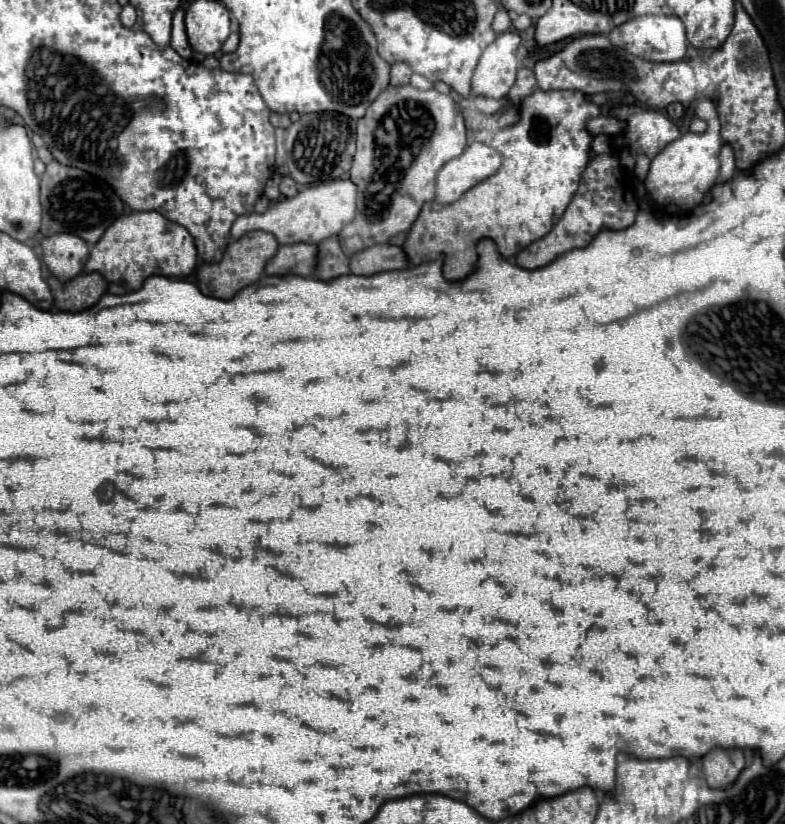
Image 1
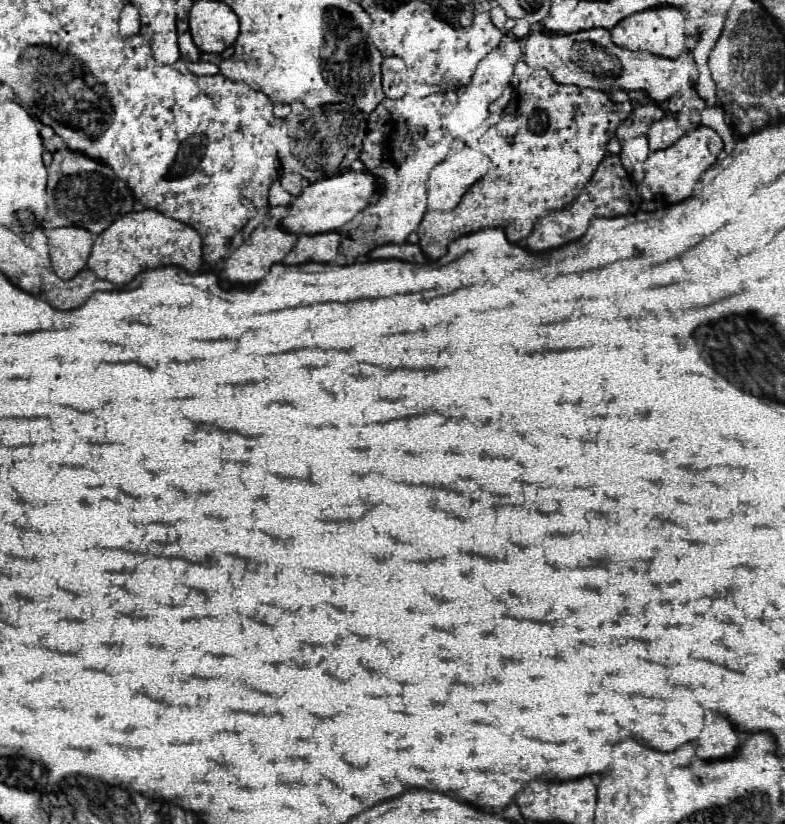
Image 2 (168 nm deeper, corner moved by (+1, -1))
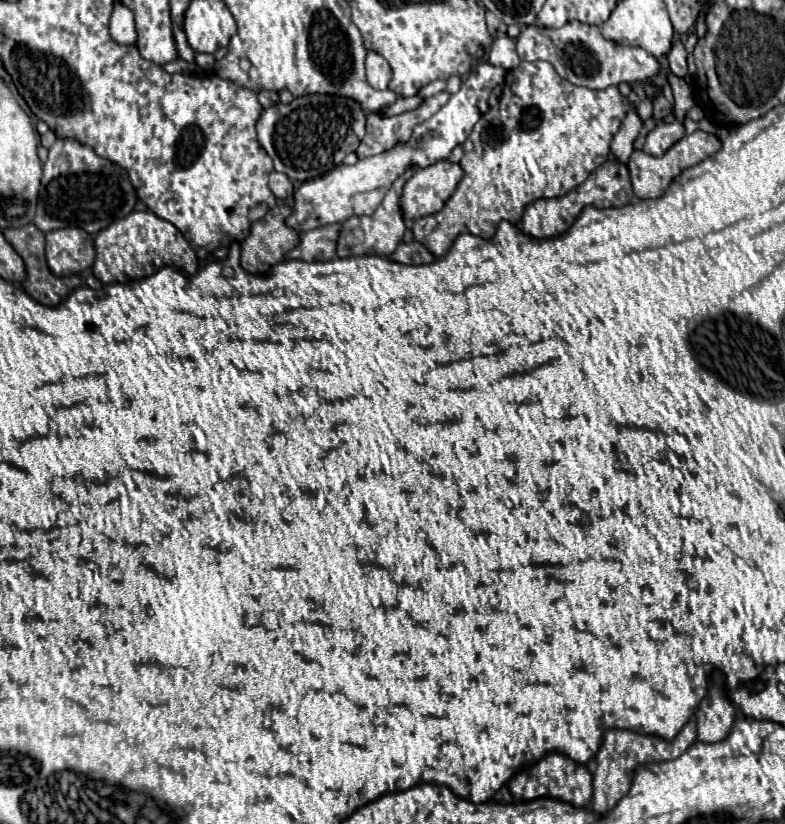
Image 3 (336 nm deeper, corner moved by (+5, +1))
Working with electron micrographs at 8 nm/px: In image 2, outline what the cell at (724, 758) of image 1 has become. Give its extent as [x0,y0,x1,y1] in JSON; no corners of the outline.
[697,720,741,762]

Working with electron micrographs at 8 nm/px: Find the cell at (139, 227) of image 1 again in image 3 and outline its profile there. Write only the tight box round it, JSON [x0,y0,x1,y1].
[93,212,197,284]

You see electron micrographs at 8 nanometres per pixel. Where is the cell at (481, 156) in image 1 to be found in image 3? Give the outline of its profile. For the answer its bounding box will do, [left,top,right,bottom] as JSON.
[399,160,461,220]

